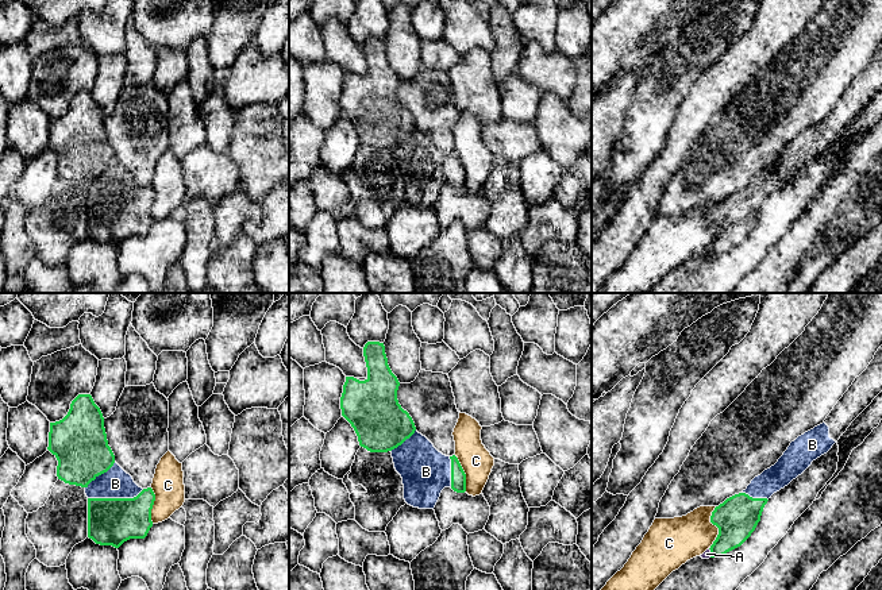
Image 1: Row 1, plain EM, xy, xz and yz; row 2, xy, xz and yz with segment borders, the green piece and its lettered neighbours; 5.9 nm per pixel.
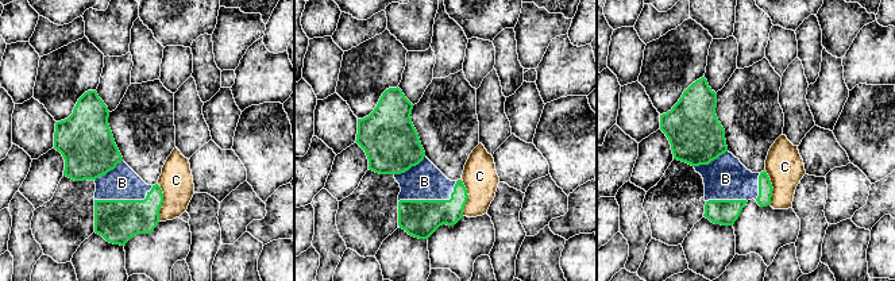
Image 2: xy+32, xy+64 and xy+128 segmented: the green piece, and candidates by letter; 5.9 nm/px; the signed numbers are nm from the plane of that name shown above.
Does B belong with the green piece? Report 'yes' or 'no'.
no

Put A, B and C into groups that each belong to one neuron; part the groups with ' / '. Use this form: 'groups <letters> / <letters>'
groups A B / C

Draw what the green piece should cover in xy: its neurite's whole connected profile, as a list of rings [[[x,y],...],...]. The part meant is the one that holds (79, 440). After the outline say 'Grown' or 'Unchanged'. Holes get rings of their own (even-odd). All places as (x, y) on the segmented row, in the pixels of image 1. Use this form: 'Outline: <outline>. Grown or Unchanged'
Outline: [[[78,394],[65,417],[50,423],[47,450],[58,460],[58,479],[69,485],[88,487],[113,466],[104,417],[90,394]]]. Unchanged

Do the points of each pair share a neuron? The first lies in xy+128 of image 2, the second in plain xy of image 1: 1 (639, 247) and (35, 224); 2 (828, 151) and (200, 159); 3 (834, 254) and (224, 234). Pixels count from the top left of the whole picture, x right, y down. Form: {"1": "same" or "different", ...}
{"1": "different", "2": "same", "3": "different"}

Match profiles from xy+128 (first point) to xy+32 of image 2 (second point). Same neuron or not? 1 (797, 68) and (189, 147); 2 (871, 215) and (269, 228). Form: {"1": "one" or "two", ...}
{"1": "one", "2": "one"}

